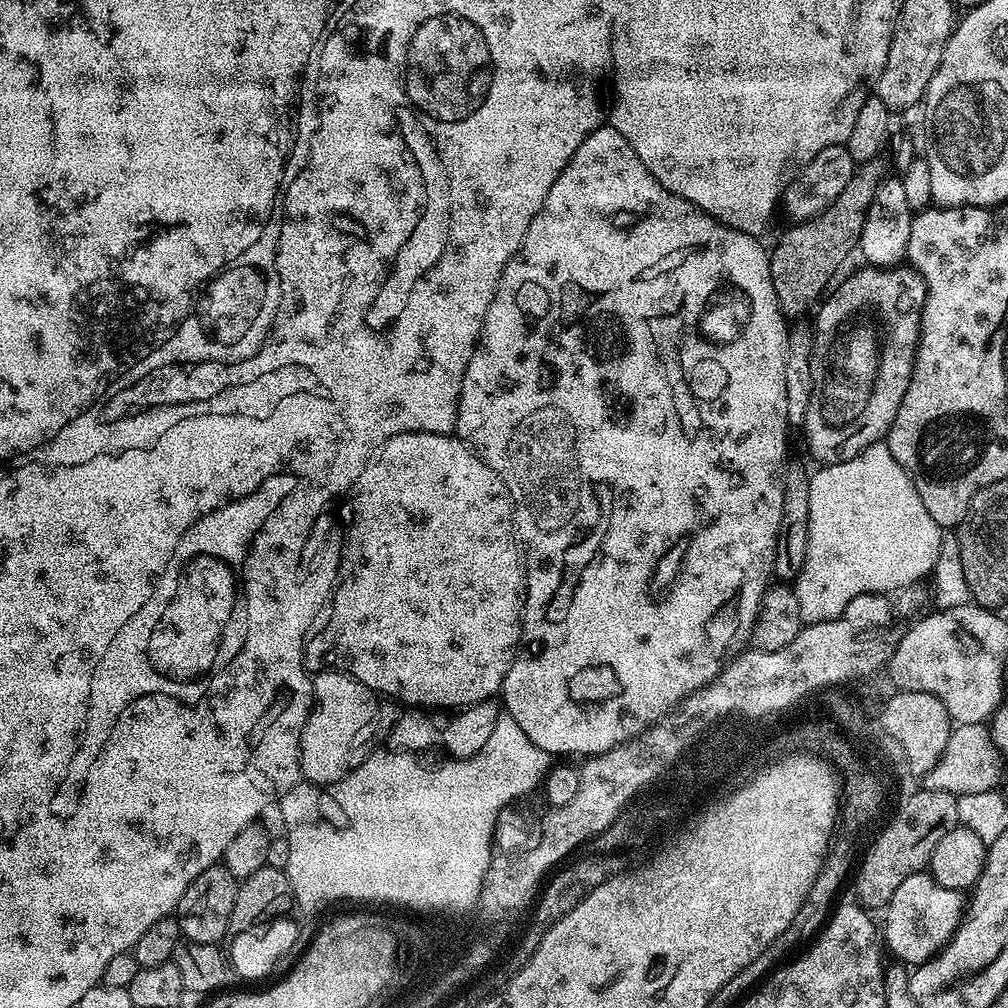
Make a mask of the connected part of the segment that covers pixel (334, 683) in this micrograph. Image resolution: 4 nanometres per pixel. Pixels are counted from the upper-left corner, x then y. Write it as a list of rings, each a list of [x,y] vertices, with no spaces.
[[[335,671],[320,672],[317,676],[315,673],[312,680],[314,703],[300,735],[300,775],[313,786],[333,784],[346,778],[346,774],[351,773],[348,754],[354,736],[362,736],[360,732],[364,732],[364,742],[374,742],[378,736],[374,726],[382,726],[382,722],[374,722],[374,718],[382,718],[381,697],[347,672]]]

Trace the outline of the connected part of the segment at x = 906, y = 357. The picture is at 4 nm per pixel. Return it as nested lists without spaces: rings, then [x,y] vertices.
[[[864,266],[861,272],[844,281],[841,279],[835,285],[837,293],[835,288],[829,291],[819,305],[820,313],[816,316],[812,337],[814,390],[810,394],[810,406],[806,406],[802,431],[809,454],[820,460],[816,462],[821,465],[846,462],[866,446],[883,441],[898,414],[898,406],[902,406],[916,356],[920,309],[924,307],[925,294],[923,281],[911,271],[903,272],[902,269],[900,266],[883,269]]]

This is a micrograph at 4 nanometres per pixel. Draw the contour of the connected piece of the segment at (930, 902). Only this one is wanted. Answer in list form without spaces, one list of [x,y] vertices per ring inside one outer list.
[[[927,871],[916,872],[890,898],[888,907],[883,909],[882,940],[887,951],[897,956],[897,961],[908,966],[919,966],[932,959],[951,940],[956,928],[964,919],[966,896],[958,890],[946,890]]]

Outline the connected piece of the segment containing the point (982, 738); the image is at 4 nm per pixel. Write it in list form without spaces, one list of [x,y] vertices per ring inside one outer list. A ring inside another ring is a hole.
[[[956,724],[946,742],[946,750],[942,750],[942,758],[938,758],[938,762],[922,777],[923,787],[930,791],[946,791],[956,797],[991,792],[1000,780],[1000,759],[1002,753],[984,724]]]

